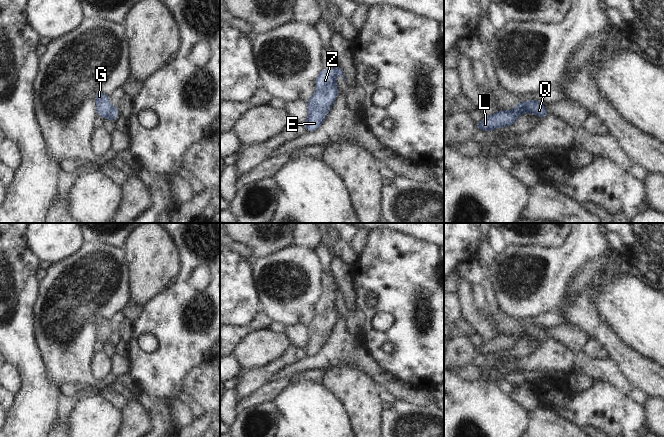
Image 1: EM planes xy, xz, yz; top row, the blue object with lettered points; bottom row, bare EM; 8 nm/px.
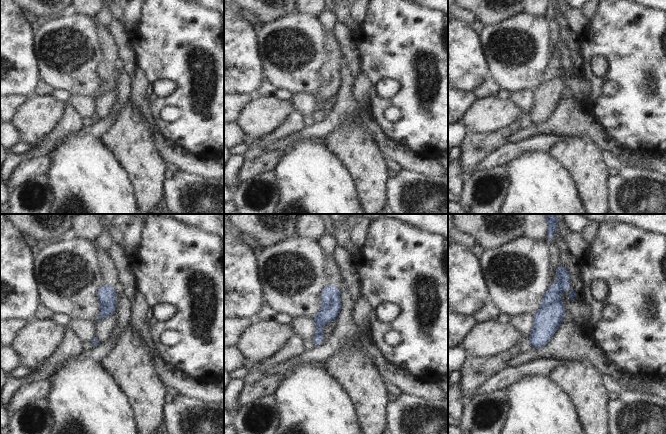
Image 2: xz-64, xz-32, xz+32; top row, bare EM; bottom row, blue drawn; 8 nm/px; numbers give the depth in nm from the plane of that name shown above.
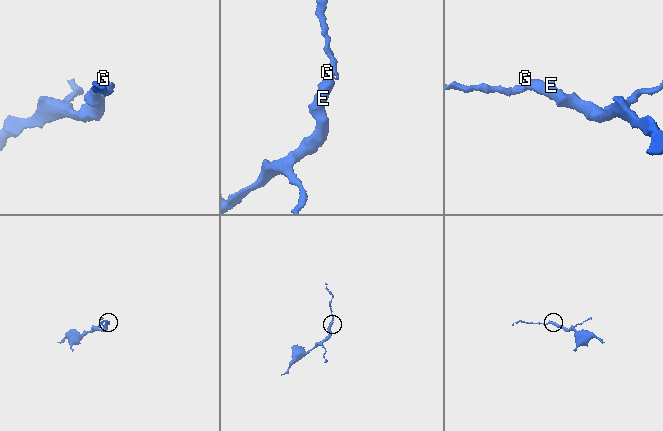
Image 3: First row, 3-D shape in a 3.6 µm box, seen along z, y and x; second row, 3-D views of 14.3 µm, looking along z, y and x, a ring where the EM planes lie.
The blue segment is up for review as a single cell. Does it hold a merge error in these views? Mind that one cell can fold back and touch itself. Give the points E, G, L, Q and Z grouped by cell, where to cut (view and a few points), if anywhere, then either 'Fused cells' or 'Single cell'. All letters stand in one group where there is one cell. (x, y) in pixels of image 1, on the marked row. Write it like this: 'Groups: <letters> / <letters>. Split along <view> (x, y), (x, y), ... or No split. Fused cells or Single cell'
Groups: E G Q Z / L. Split along xz (332, 70), (336, 84). Fused cells

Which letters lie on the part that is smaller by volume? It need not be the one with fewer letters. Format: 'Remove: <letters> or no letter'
Remove: L

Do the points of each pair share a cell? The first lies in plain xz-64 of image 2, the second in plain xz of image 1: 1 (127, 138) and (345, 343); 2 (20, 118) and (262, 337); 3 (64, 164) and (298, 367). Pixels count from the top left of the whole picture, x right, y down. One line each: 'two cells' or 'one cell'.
1: two cells
2: one cell
3: two cells

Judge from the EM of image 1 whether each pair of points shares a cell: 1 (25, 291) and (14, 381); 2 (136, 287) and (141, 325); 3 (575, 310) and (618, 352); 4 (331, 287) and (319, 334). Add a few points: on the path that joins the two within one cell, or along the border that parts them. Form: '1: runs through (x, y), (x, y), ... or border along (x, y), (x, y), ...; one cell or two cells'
1: border along (10, 363), (20, 376), (20, 388), (16, 392); two cells
2: border along (162, 291), (158, 292), (143, 306); two cells
3: runs through (586, 317), (610, 341); one cell
4: runs through (327, 299), (326, 318), (323, 322); one cell

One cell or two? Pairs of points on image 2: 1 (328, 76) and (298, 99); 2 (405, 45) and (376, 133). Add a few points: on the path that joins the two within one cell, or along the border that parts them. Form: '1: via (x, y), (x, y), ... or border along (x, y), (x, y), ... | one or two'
1: border along (313, 95), (316, 110), (311, 115) | two
2: border along (372, 119), (388, 137), (395, 141) | two

